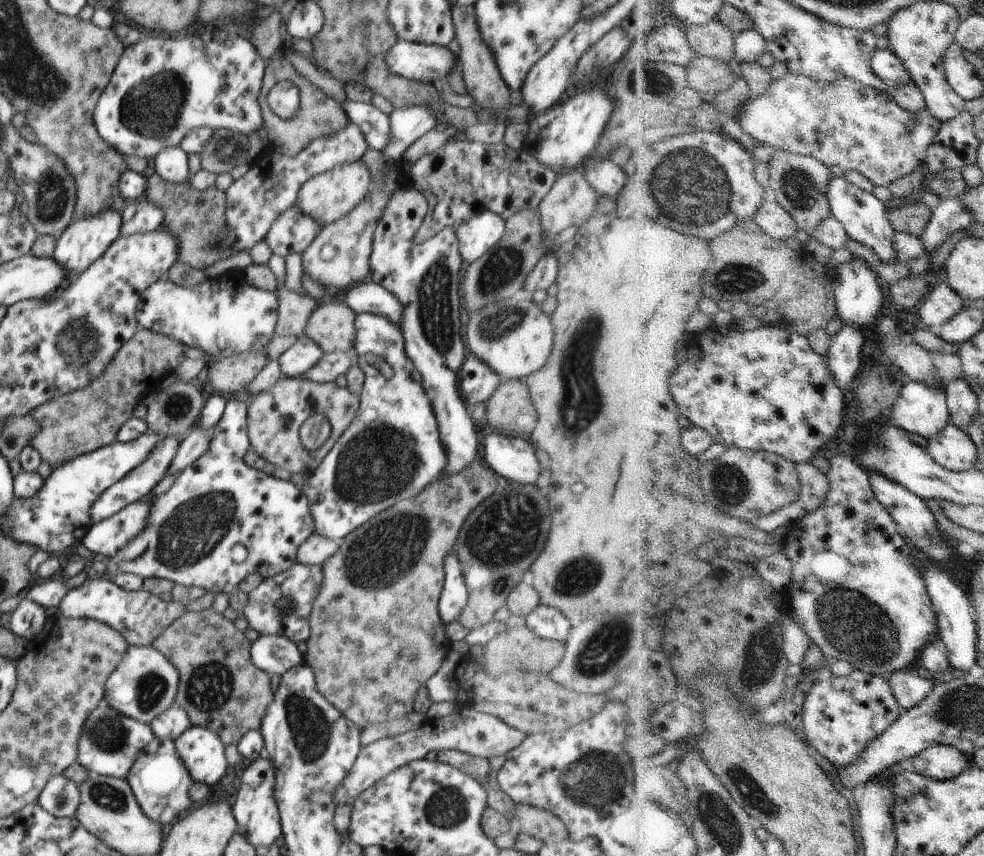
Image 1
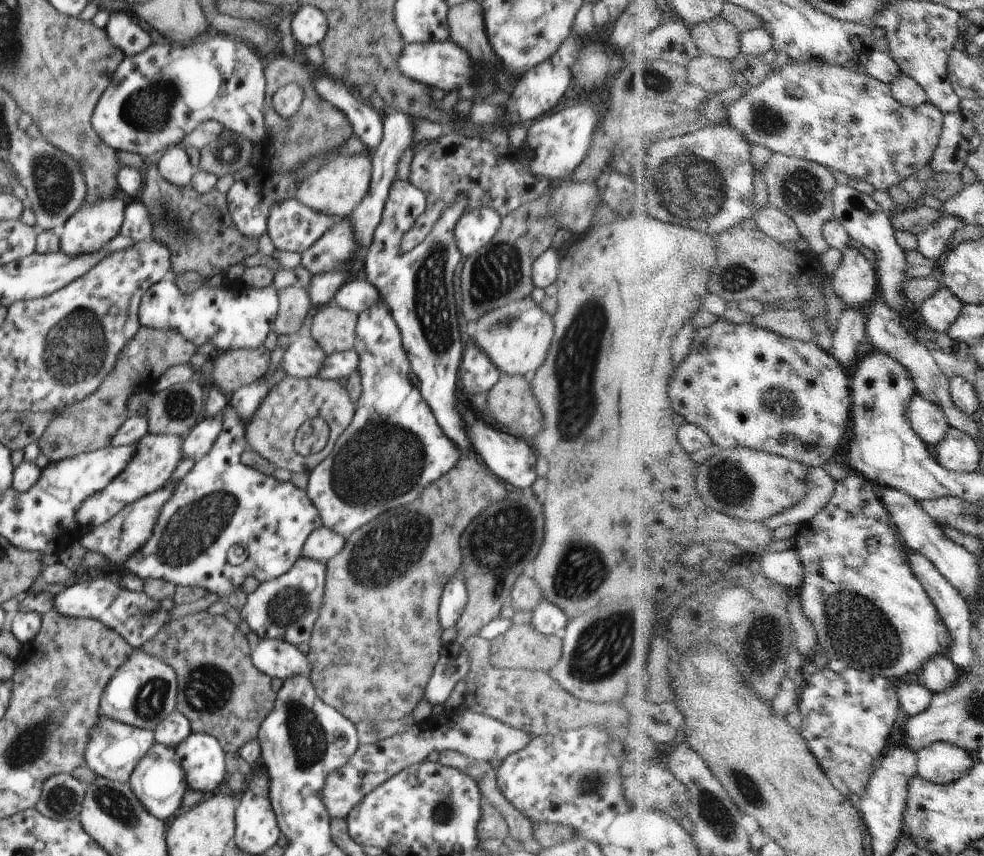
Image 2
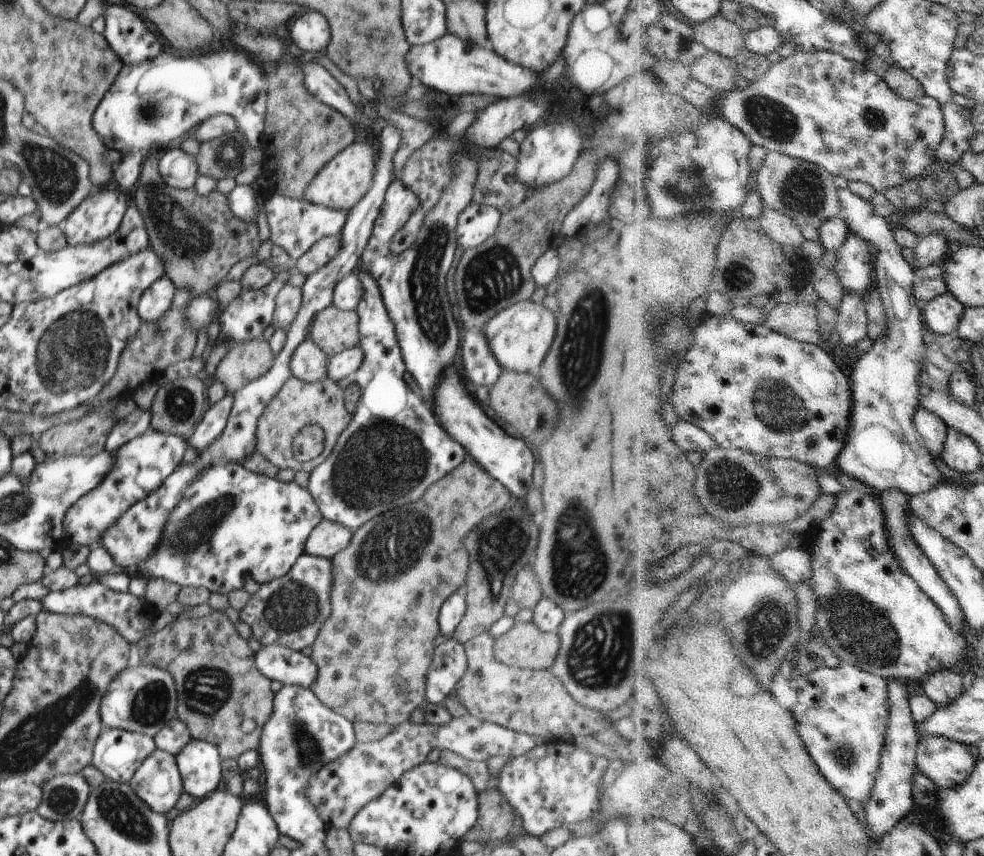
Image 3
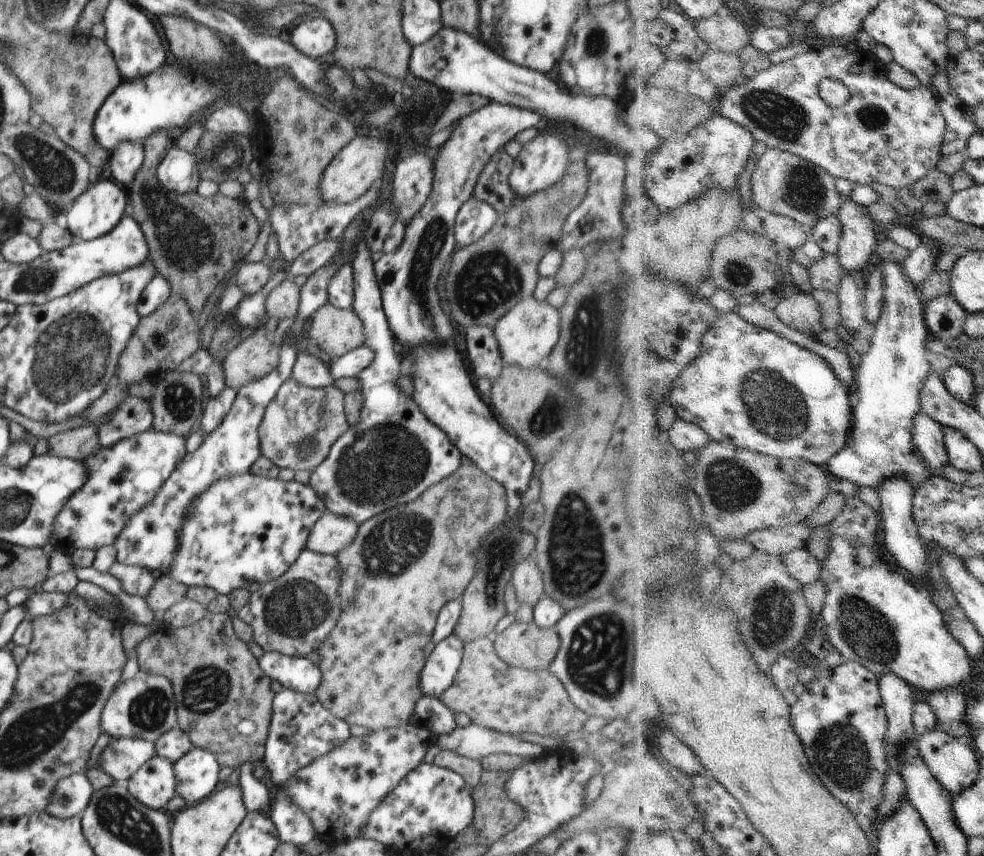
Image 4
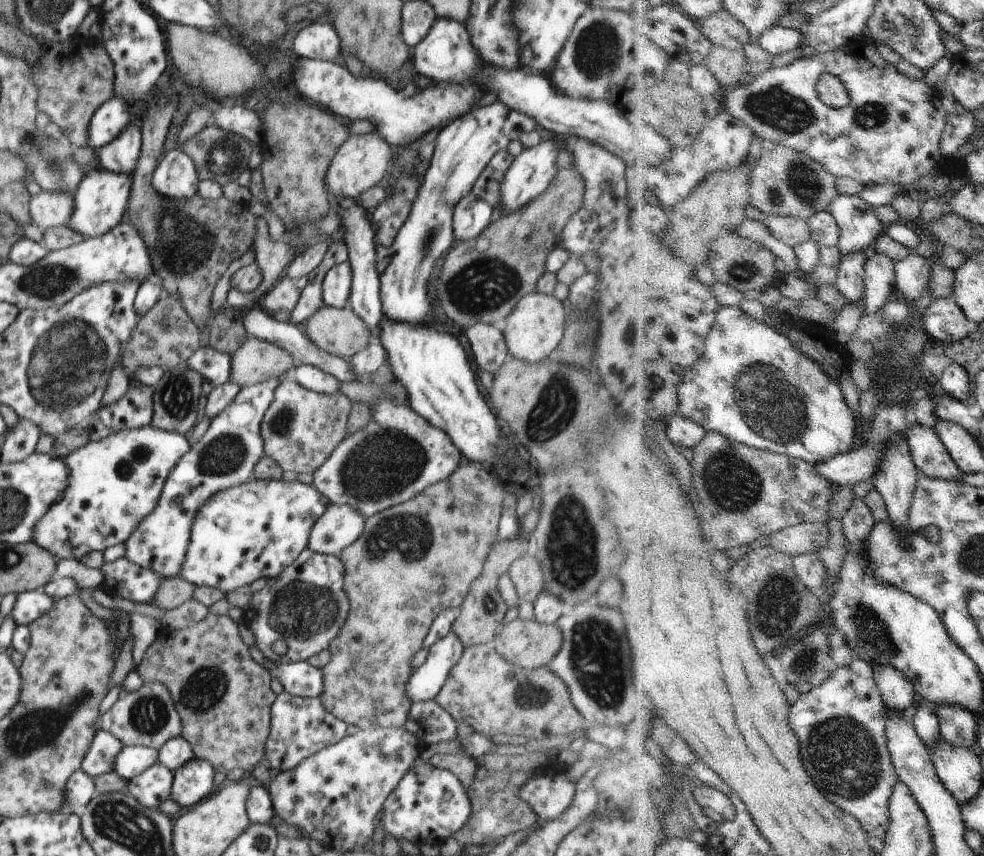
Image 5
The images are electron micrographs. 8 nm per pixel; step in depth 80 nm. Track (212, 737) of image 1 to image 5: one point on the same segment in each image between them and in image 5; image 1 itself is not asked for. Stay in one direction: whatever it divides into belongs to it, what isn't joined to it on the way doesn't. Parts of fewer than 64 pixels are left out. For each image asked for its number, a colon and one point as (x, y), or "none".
2: (202, 757)
3: (199, 762)
4: (196, 773)
5: (193, 782)

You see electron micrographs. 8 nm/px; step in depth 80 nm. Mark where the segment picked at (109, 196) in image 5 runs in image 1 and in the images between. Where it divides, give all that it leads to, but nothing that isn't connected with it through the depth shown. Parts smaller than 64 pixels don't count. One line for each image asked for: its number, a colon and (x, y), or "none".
1: (84, 240)
2: (91, 226)
3: (99, 215)
4: (95, 212)

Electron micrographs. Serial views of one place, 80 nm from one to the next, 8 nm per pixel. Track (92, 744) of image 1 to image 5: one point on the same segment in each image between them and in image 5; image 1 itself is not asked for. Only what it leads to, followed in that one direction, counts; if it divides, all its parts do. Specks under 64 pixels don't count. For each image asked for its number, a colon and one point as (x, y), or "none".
2: (114, 750)
3: (117, 754)
4: (122, 757)
5: (133, 760)

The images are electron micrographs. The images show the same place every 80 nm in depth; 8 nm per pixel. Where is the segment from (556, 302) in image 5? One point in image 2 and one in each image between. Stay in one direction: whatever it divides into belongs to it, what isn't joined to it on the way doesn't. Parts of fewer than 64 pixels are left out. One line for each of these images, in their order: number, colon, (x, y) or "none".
2: (516, 337)
3: (520, 336)
4: (526, 334)

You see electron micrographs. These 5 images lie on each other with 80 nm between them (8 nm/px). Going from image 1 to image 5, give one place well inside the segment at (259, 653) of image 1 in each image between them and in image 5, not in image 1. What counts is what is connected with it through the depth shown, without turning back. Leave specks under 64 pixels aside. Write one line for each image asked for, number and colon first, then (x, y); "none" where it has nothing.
2: (279, 659)
3: (276, 662)
4: (299, 674)
5: (300, 679)

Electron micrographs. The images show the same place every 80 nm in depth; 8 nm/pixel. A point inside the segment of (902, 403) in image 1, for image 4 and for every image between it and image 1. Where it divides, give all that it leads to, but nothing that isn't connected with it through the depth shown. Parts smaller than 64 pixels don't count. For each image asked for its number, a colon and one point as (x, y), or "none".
2: (930, 421)
3: (933, 428)
4: (929, 433)

